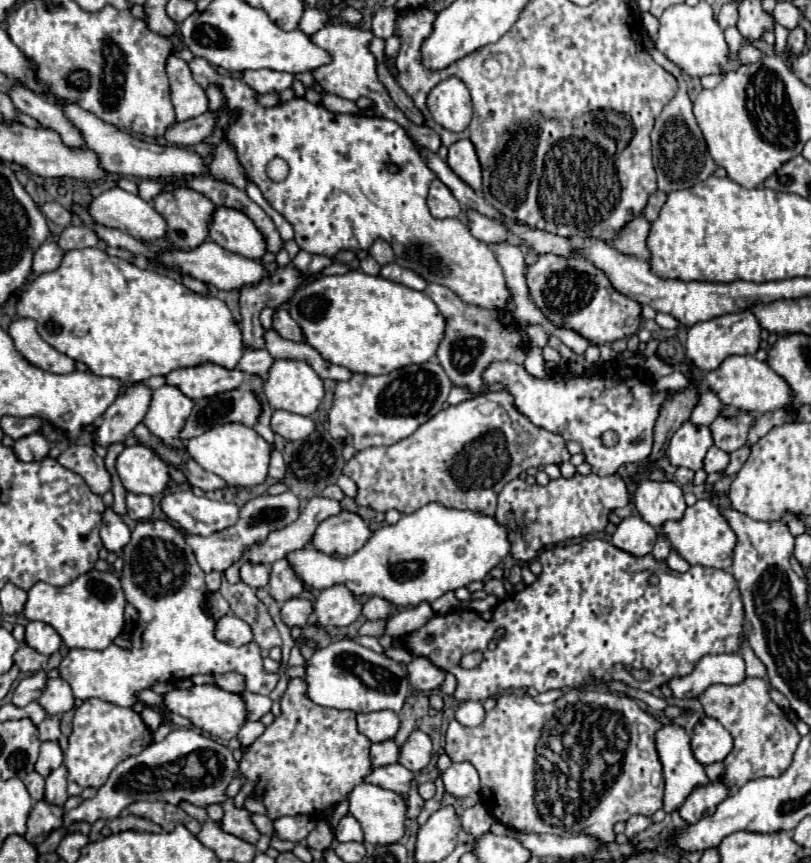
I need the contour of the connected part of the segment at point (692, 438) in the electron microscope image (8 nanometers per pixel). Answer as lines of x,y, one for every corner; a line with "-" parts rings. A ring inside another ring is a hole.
686,422
672,436
672,442
668,448
668,460
676,468
686,466
690,470
700,470
704,454
708,452
710,446
712,446
710,428

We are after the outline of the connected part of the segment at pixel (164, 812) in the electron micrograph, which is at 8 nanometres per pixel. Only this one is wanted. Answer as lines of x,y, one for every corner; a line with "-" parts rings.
134,802
126,810
134,816
142,816
142,818
148,818
148,820
160,824
164,832
172,832
176,826
182,824
186,830
190,830
196,836
202,828
200,822
194,820
192,816
188,816
182,808
178,808
174,804
166,804
166,802

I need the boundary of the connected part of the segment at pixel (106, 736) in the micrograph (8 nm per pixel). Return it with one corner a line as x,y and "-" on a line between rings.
90,698
80,708
76,708
70,746
66,750
64,766
68,768
68,780
82,788
100,788
112,768
116,768
128,756
140,754
152,742
152,734
140,714
130,708
120,708
116,704
106,704
104,700

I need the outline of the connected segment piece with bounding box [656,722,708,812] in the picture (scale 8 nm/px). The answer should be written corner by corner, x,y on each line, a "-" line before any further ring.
670,722
670,724
664,724
660,730
658,730
658,736
656,736
656,748
658,748
658,758
662,760
662,768
664,768
664,780
666,780
666,792
664,792
664,810
666,812
672,812
676,810
684,800
686,796
700,784
706,784
708,782
708,776
702,768
702,764
694,758
692,750
690,750
690,734
686,728
682,728
680,724
676,722

